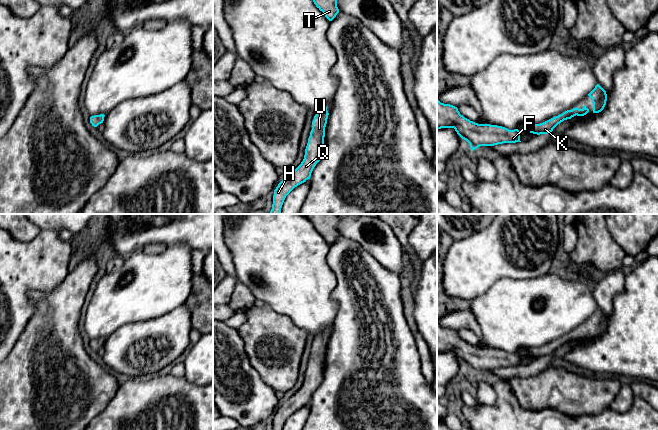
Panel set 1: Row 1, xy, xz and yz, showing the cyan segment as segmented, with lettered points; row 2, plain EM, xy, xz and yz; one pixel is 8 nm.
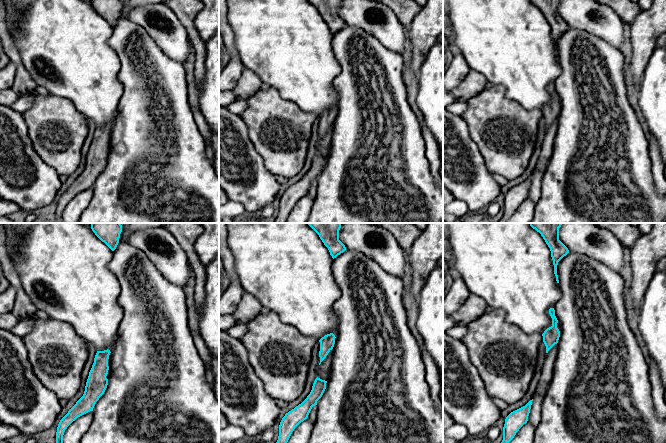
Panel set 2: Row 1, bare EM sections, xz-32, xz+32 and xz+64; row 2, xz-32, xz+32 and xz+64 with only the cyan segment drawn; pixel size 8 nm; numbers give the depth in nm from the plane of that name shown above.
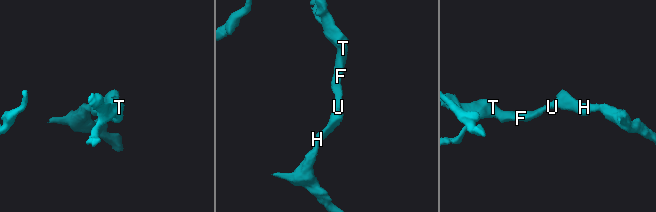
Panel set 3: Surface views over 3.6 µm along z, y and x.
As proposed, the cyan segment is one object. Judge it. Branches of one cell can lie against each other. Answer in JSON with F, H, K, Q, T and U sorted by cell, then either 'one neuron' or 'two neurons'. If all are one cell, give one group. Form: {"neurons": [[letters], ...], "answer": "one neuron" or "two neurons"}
{"neurons": [["F", "H", "K", "Q", "T", "U"]], "answer": "one neuron"}

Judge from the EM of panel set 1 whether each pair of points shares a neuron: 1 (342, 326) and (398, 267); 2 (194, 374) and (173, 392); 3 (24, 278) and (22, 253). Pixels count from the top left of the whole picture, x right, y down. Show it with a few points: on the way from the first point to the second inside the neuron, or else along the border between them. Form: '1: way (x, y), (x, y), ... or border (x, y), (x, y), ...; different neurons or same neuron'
1: border (374, 258), (385, 268), (399, 276); different neurons
2: border (184, 377), (202, 386); different neurons
3: way (24, 272), (22, 259); same neuron

